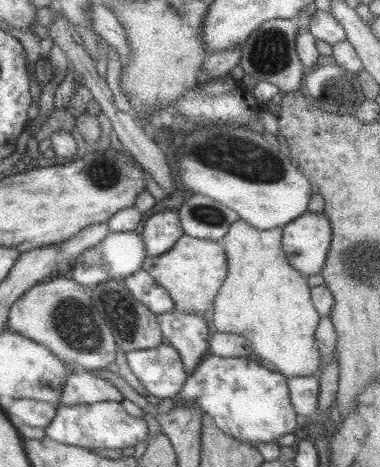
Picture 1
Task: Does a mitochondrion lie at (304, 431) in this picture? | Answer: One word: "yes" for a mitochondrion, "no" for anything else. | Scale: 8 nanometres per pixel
no

